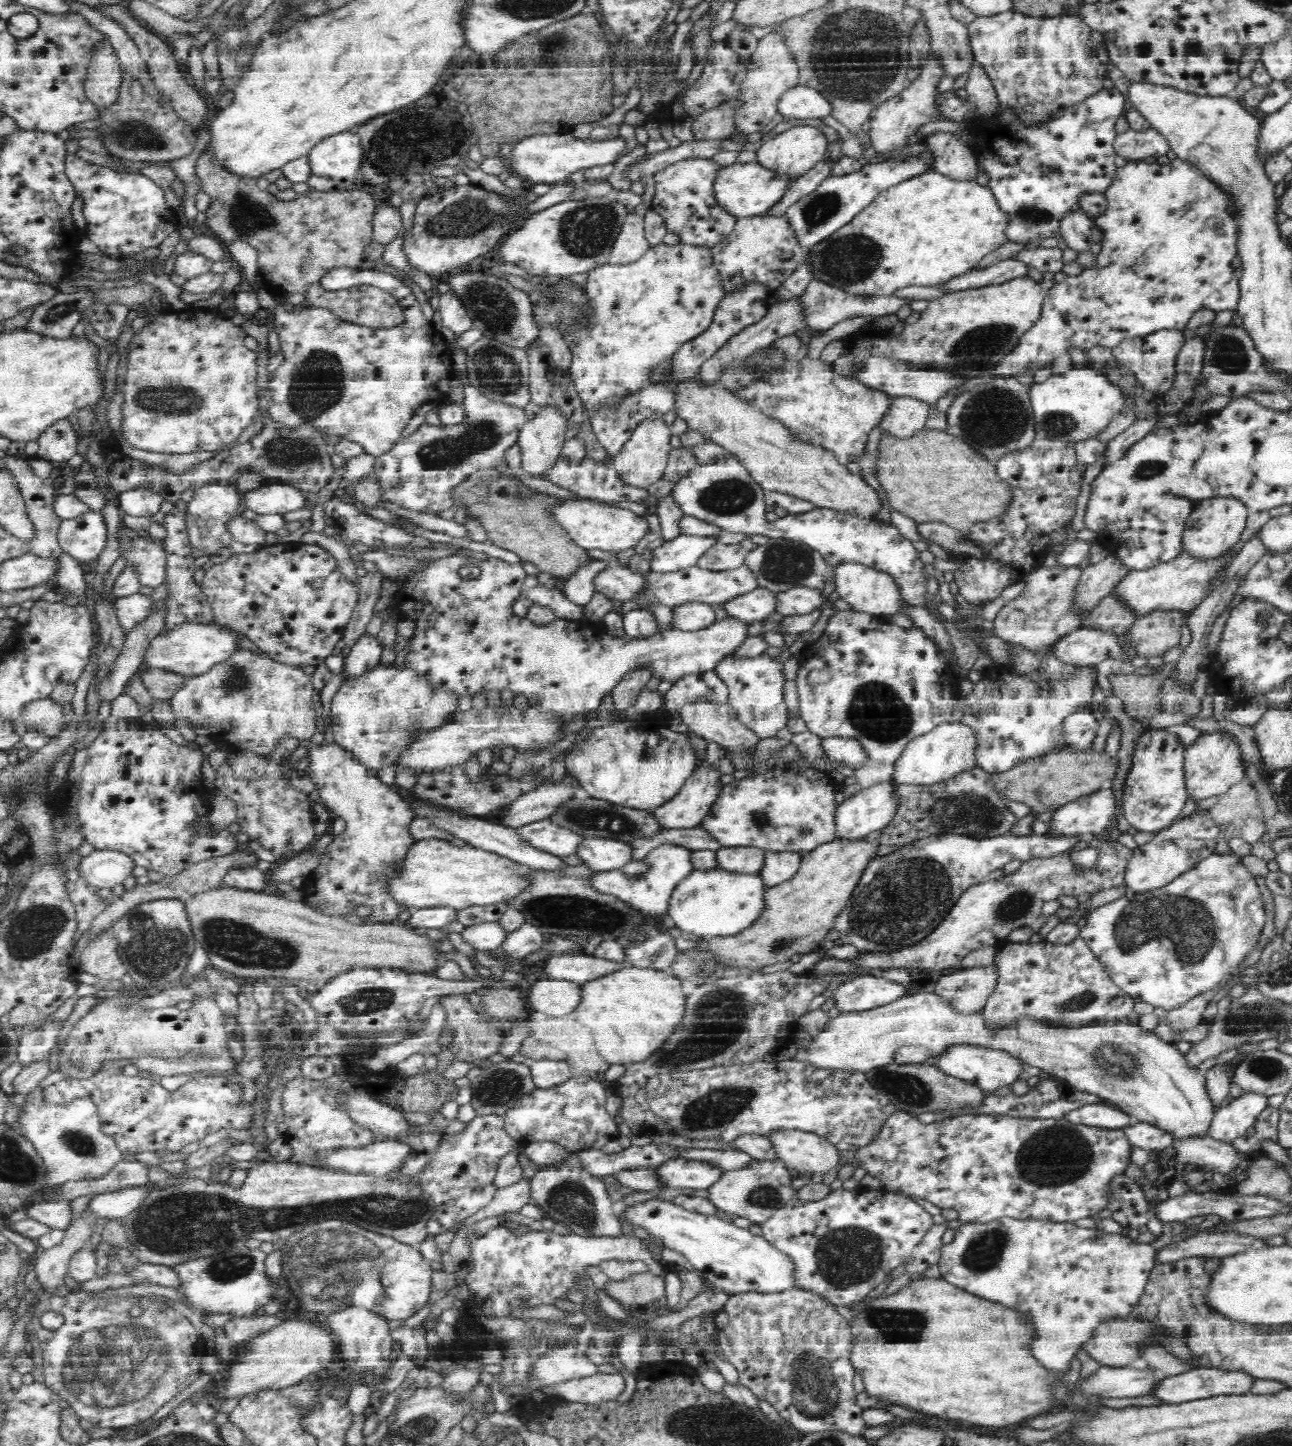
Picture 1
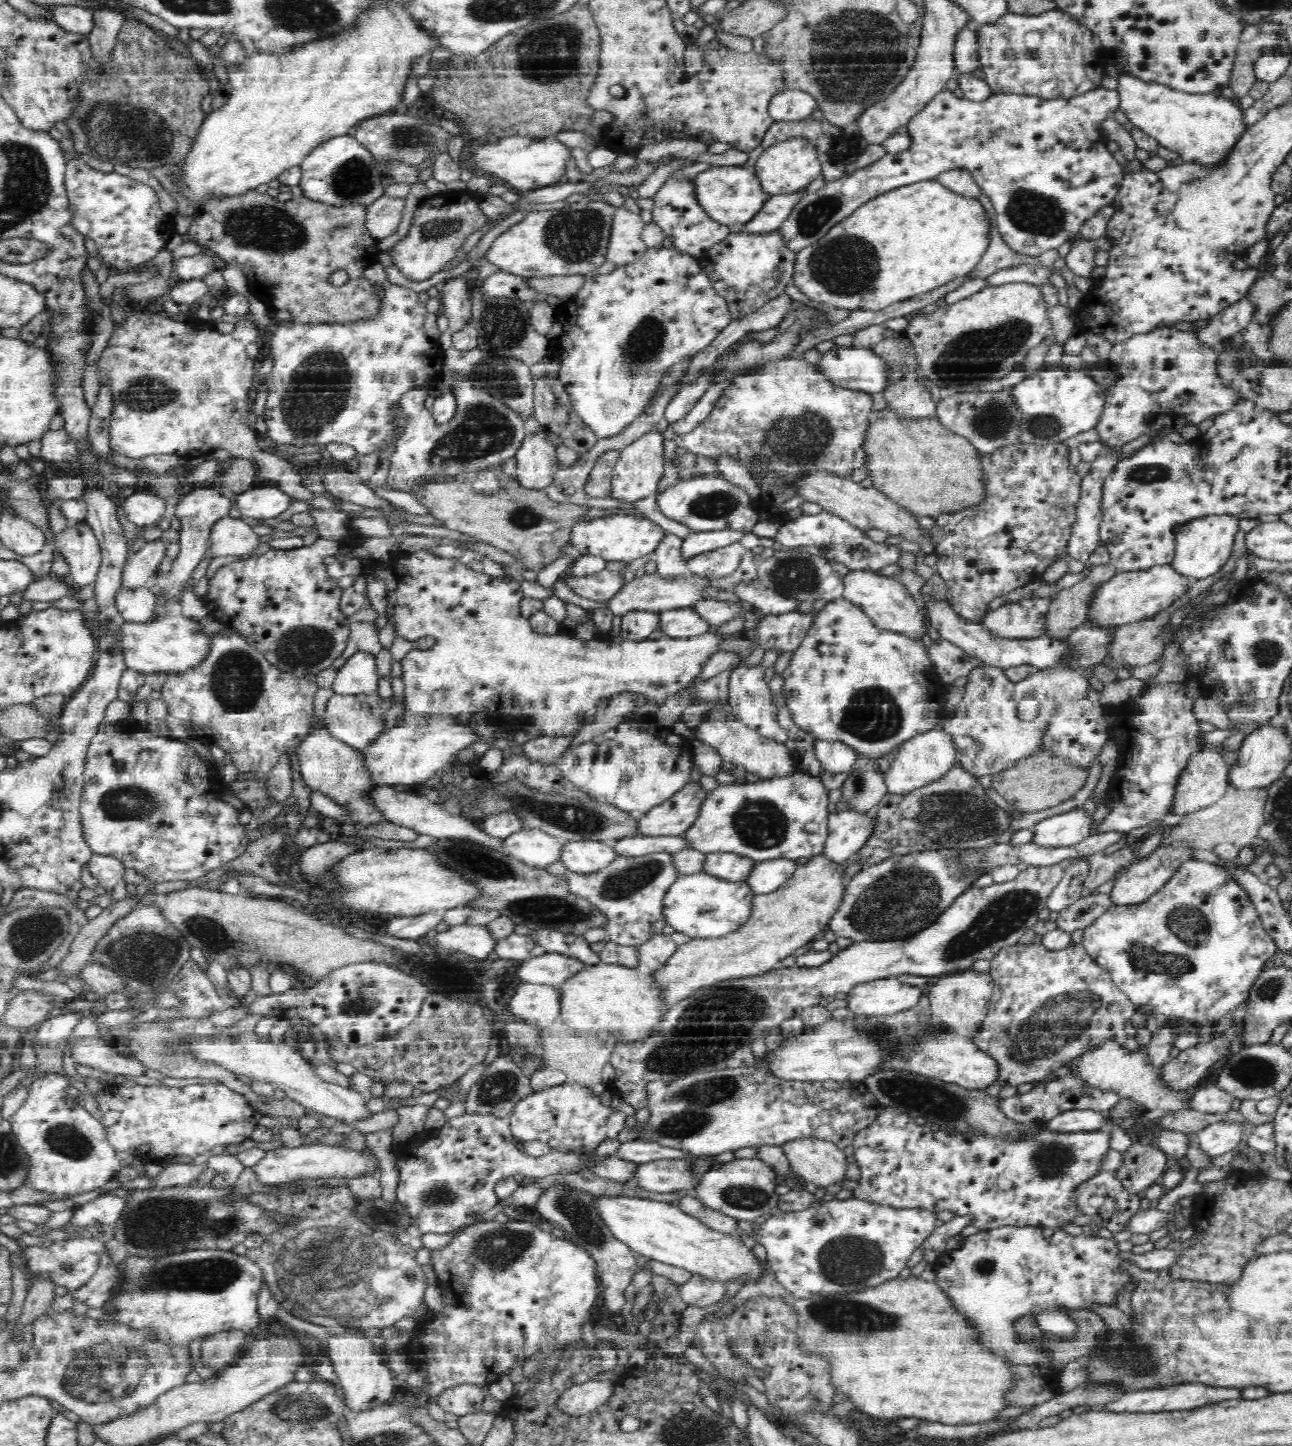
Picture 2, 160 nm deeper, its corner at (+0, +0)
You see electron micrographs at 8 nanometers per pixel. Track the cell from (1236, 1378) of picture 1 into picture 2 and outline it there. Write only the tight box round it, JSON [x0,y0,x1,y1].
[1105,1382,1242,1412]

